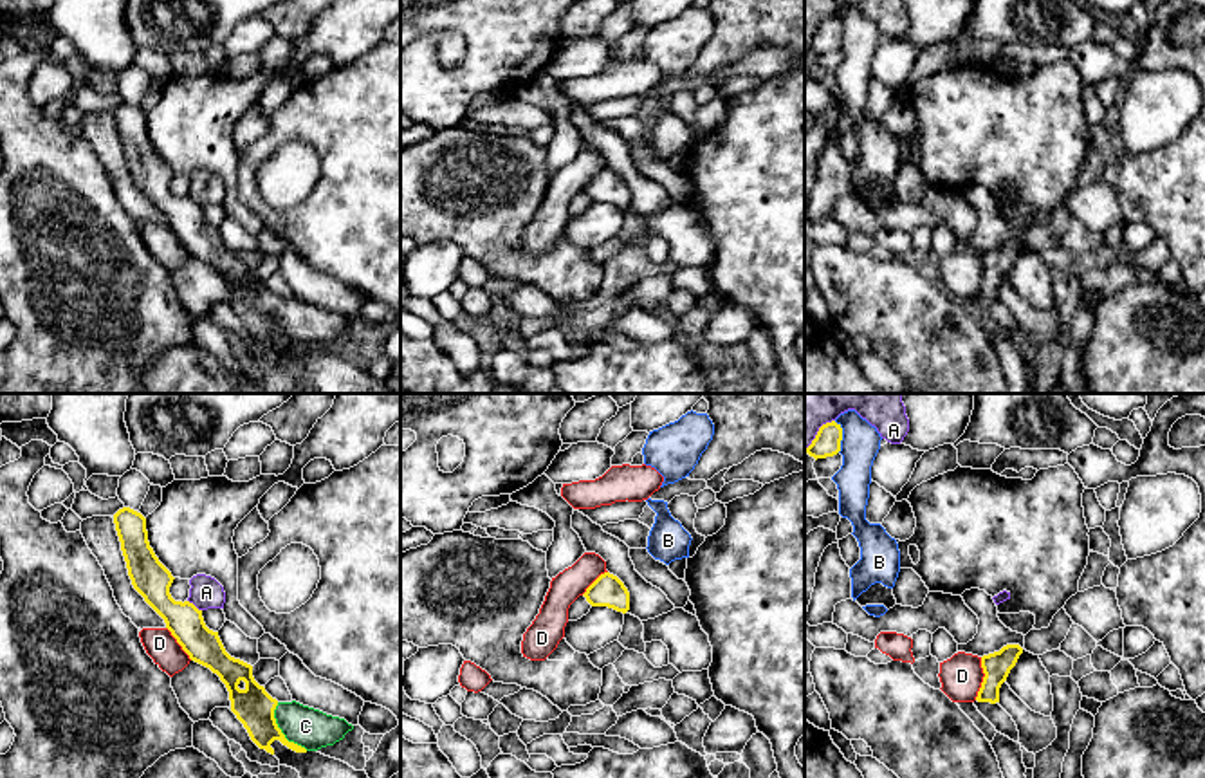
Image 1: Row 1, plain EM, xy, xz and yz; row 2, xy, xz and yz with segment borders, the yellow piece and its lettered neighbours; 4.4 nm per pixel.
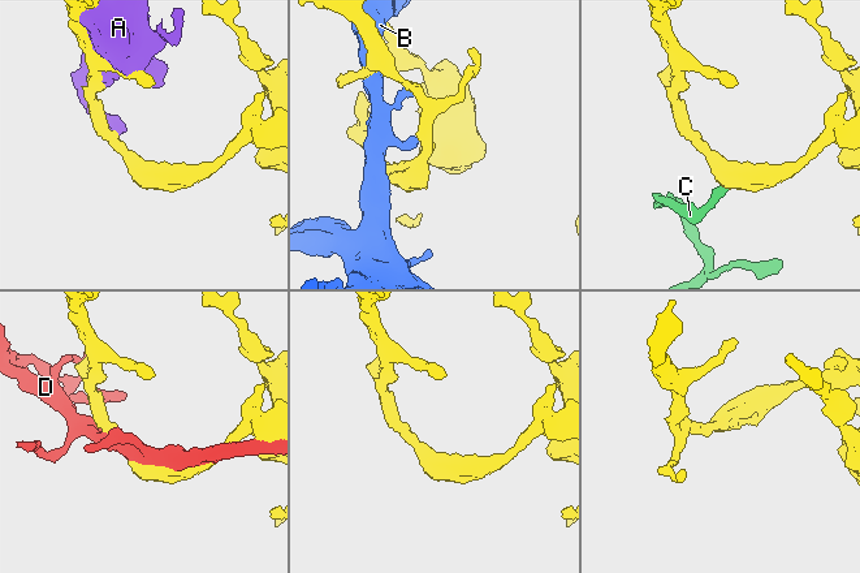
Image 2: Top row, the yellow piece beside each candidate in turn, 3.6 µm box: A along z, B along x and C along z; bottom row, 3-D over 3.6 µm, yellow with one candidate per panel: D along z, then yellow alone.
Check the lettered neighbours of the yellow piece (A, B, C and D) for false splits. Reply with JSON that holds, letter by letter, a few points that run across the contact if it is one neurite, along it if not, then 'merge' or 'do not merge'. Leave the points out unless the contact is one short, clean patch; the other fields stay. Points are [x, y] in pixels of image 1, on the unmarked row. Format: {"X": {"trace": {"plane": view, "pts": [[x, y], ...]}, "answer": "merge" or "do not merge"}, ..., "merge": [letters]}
{"A": {"answer": "do not merge"}, "B": {"answer": "do not merge"}, "C": {"answer": "merge"}, "D": {"answer": "do not merge"}, "merge": ["C"]}

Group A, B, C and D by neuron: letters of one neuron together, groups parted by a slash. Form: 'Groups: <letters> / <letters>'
Groups: A / B / C / D

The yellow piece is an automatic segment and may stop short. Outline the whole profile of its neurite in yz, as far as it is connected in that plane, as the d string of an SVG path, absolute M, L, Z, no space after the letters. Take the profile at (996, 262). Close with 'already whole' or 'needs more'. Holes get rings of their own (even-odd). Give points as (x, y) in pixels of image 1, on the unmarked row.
M1007 240L999 247L981 253L985 273L976 292L978 298L999 298L999 283L1007 276L1021 249L1023 244L1019 240Z; already whole

